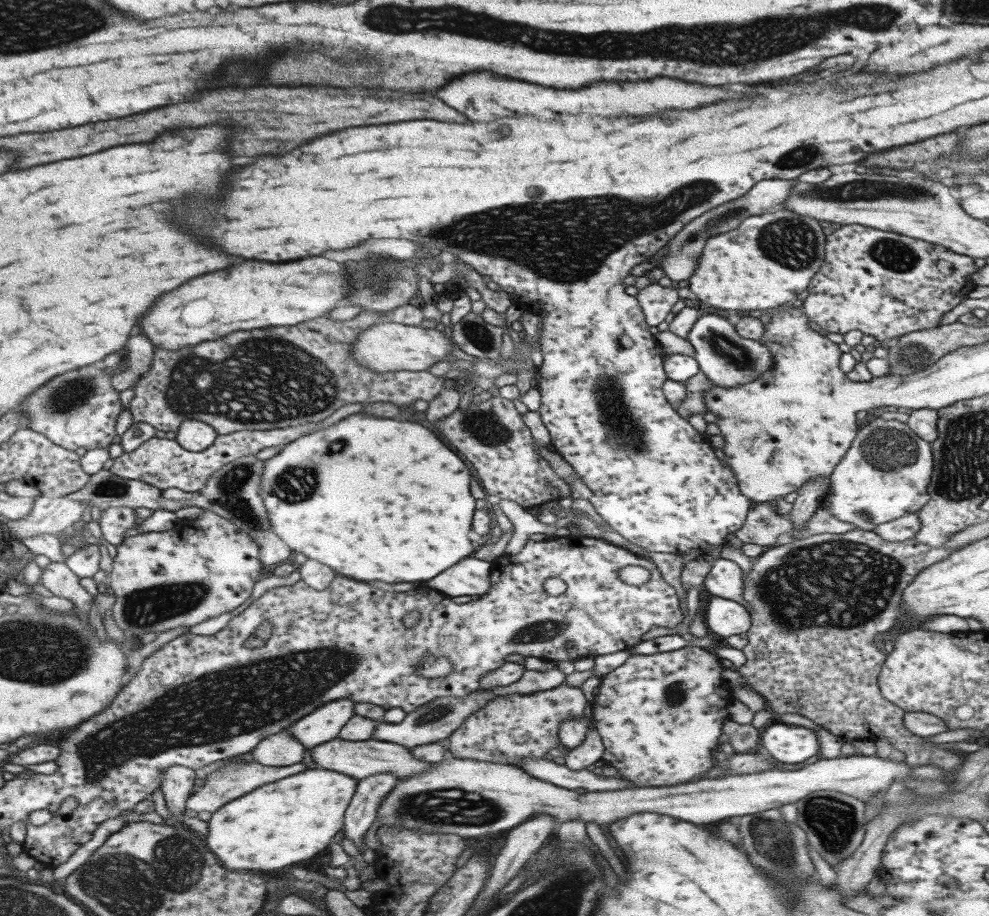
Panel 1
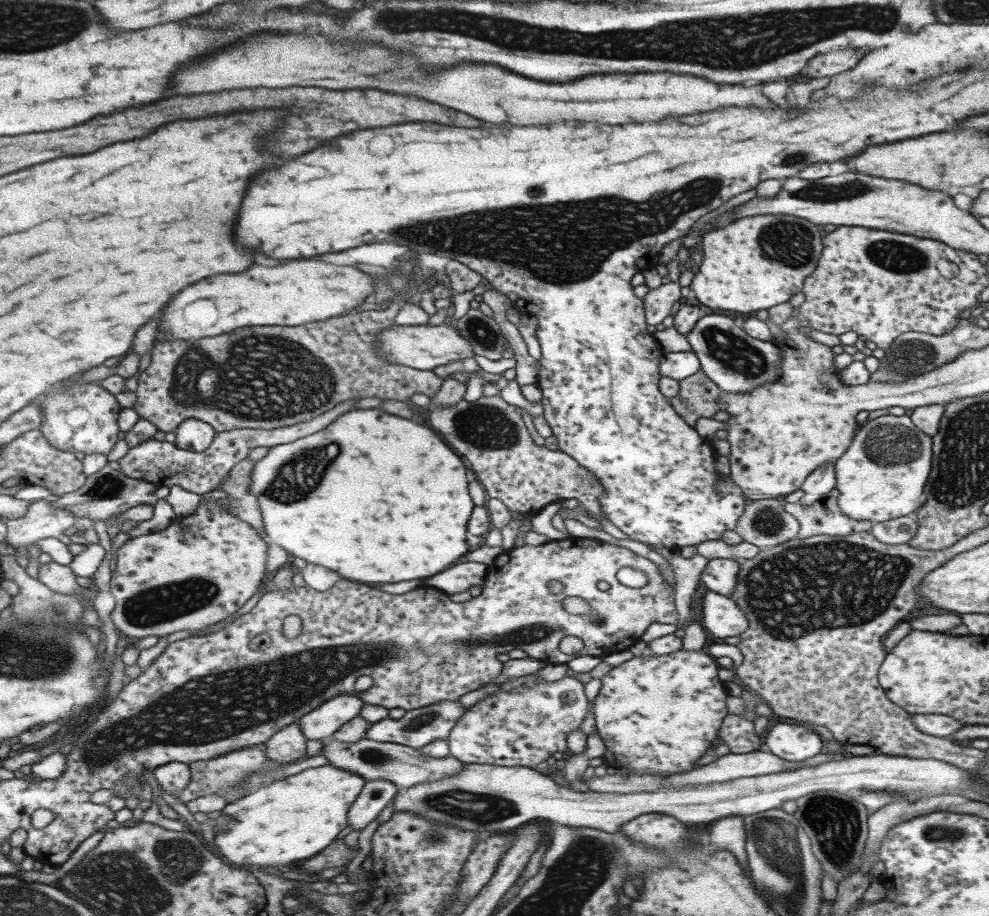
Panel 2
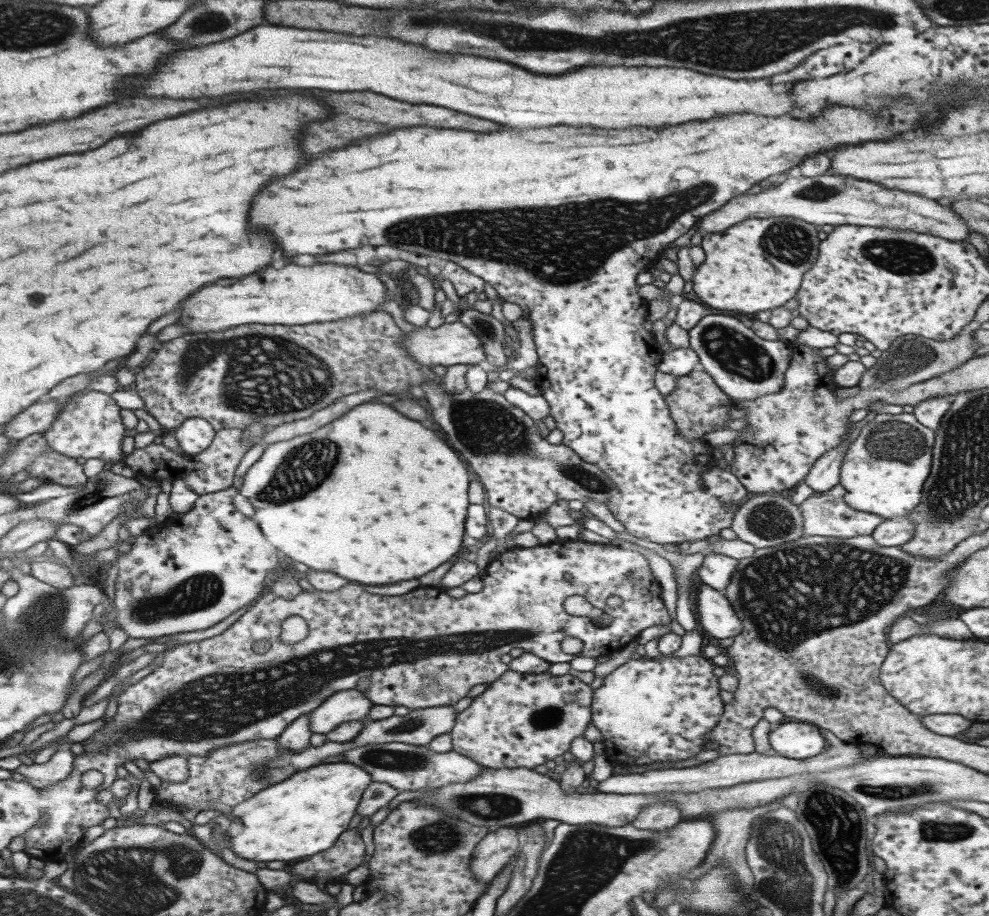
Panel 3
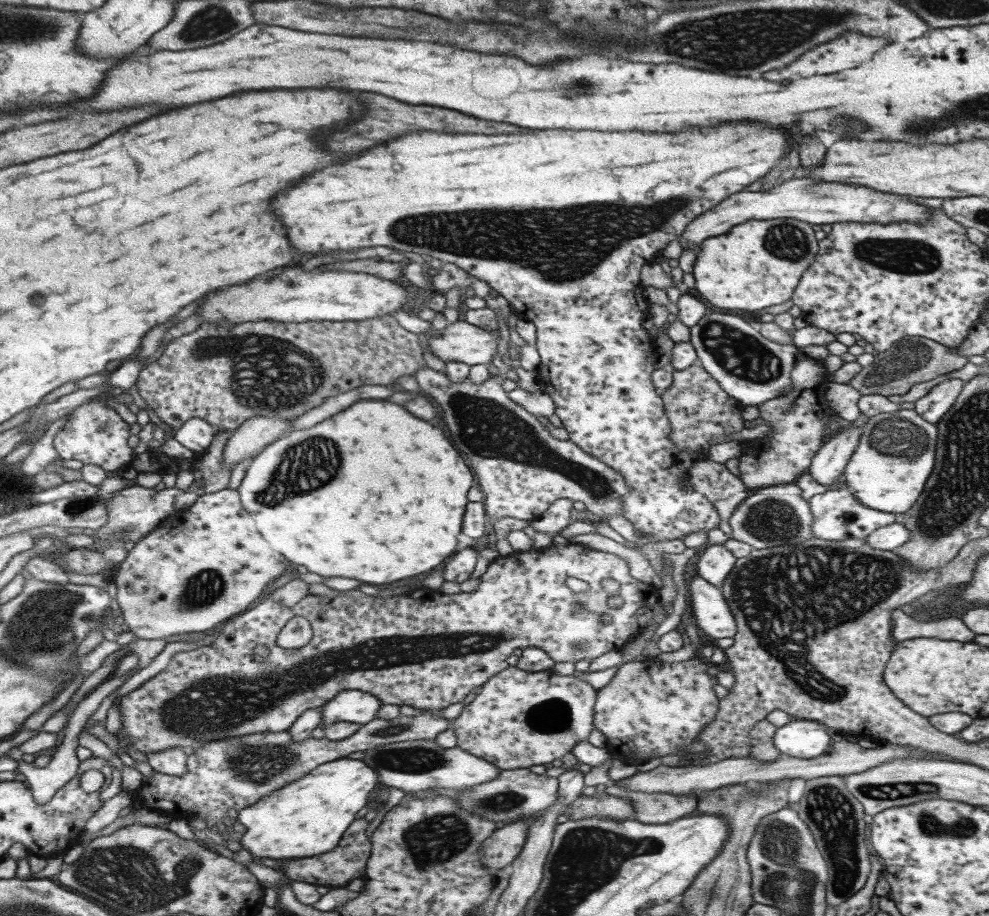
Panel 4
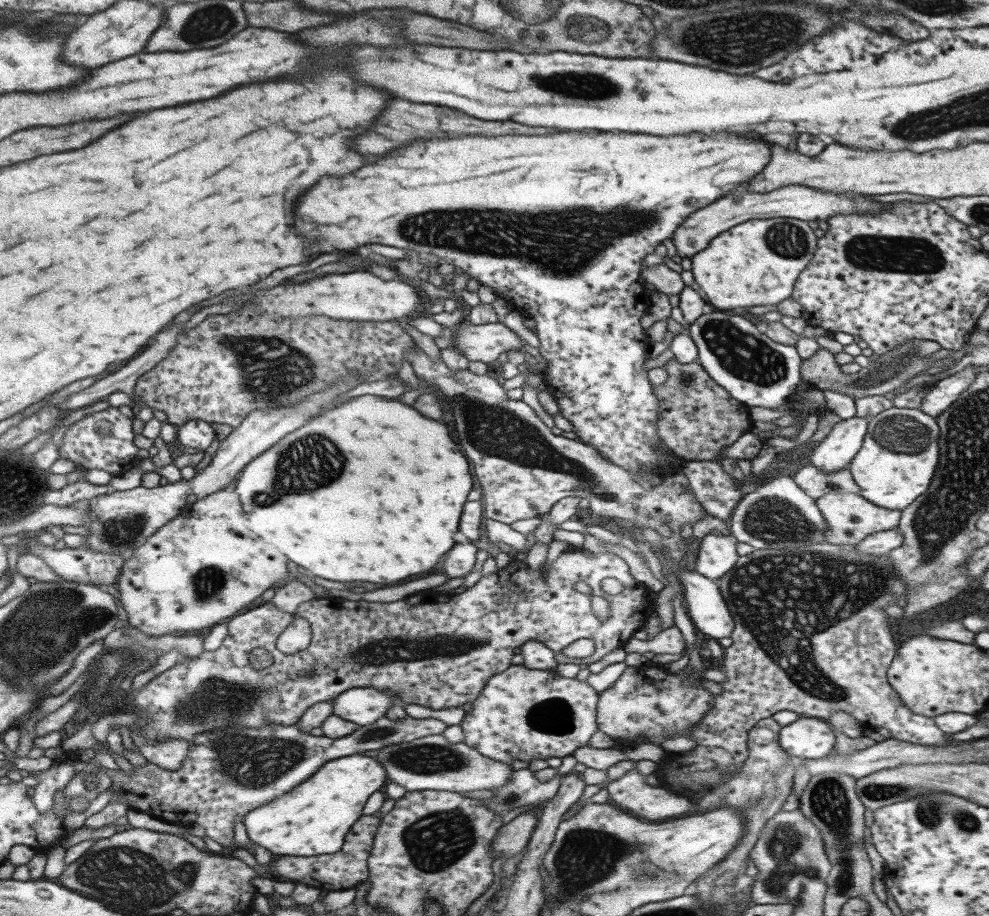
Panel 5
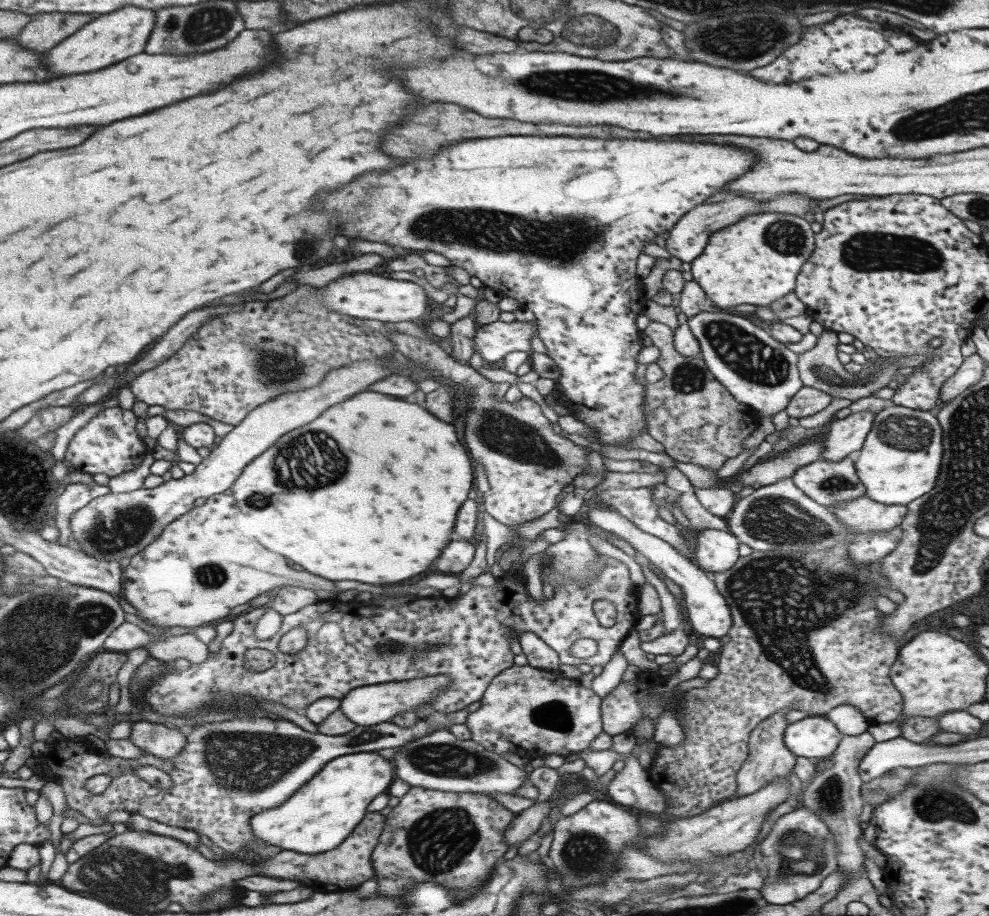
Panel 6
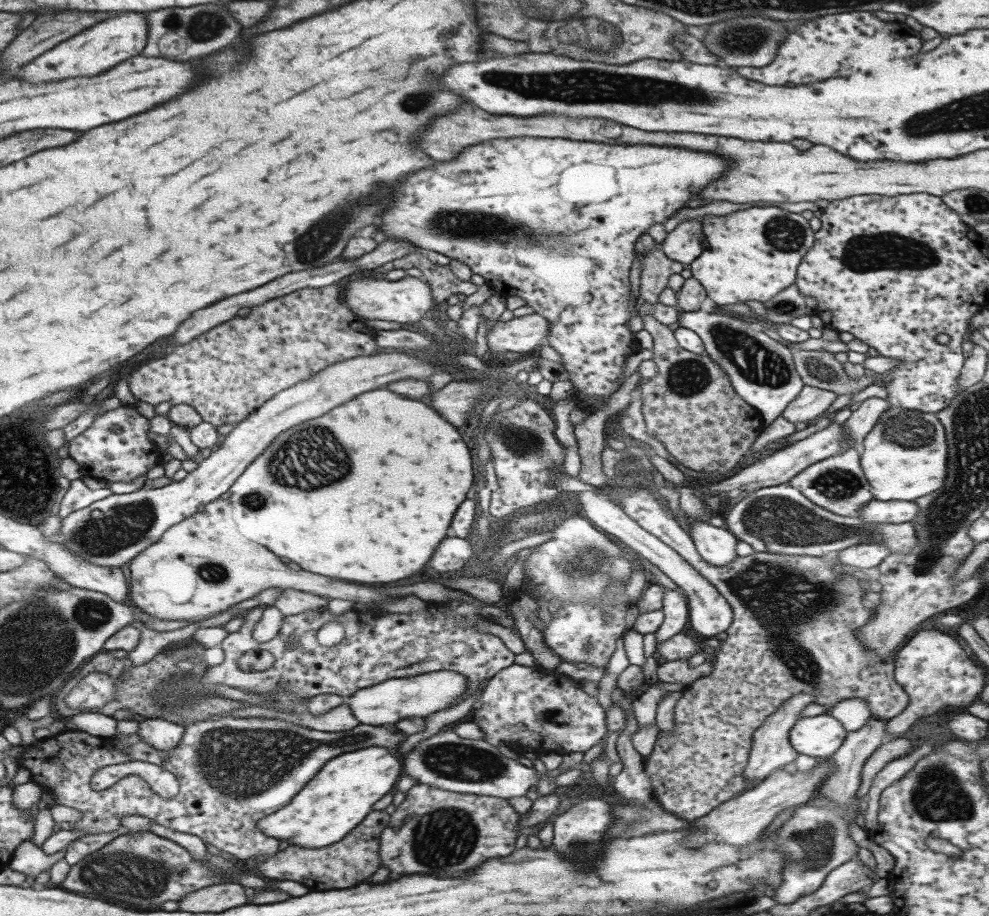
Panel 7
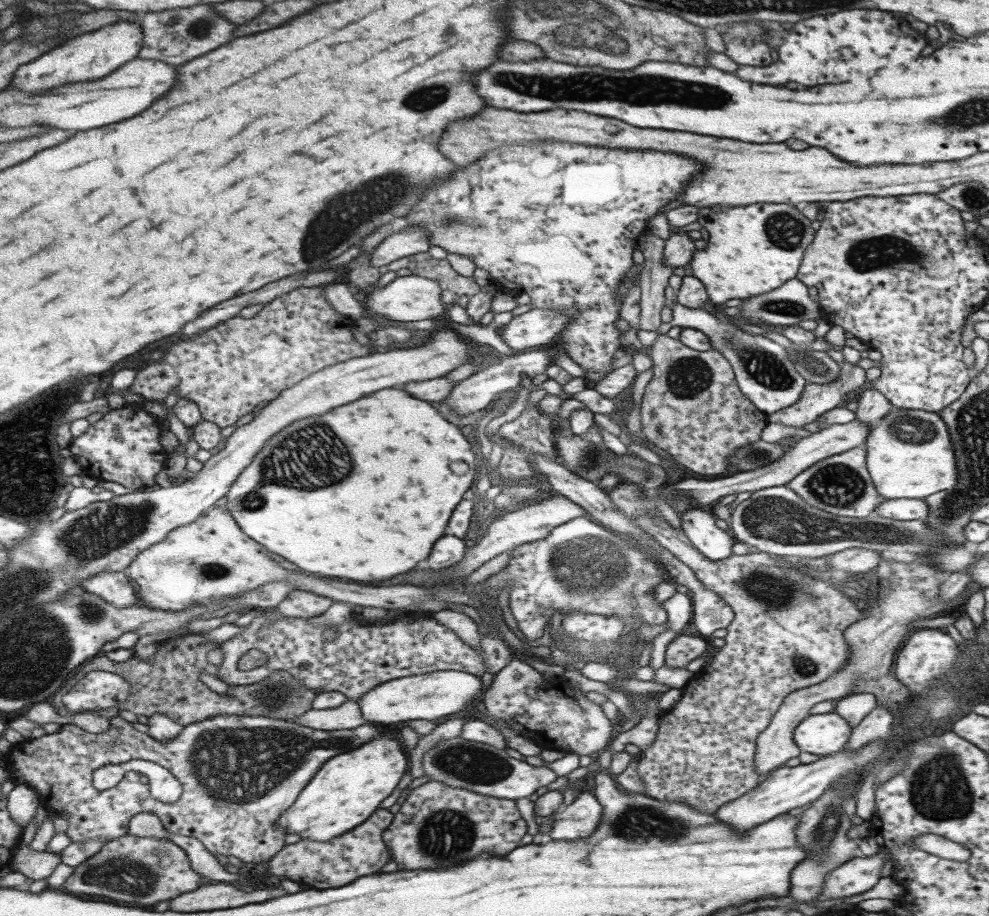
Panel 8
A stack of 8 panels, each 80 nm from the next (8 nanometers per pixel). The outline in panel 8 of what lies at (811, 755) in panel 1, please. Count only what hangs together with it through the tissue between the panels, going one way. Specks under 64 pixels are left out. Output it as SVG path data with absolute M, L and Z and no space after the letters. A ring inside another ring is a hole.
M832 711L807 715L795 727L792 737L801 751L824 757L844 748L851 729L844 718Z

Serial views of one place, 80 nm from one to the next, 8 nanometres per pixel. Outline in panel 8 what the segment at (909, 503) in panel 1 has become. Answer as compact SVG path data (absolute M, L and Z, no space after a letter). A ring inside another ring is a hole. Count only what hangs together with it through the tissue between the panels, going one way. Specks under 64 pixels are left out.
M895 409L883 416L865 439L865 466L879 496L922 499L939 490L950 490L958 481L947 427L938 414Z

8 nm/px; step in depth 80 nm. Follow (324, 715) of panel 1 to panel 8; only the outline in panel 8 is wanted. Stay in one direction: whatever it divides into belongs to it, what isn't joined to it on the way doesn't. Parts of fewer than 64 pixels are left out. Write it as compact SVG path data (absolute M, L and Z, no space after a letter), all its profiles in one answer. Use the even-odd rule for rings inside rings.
M433 671L389 680L368 690L355 702L359 705L361 716L367 722L379 722L378 726L395 727L395 722L415 719L431 721L439 716L464 714L466 704L474 696L477 694L481 696L482 693L479 675L472 675L465 671Z

